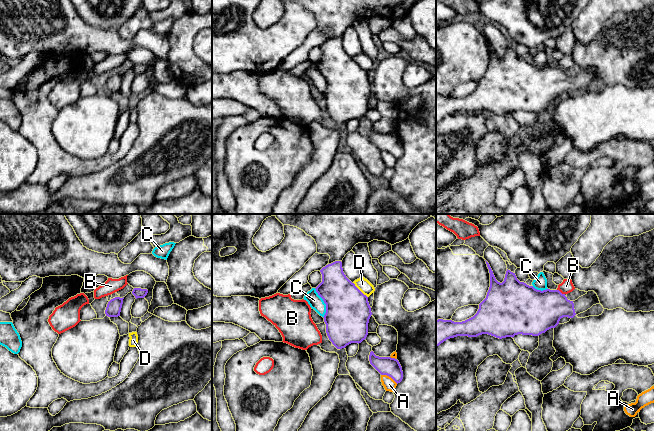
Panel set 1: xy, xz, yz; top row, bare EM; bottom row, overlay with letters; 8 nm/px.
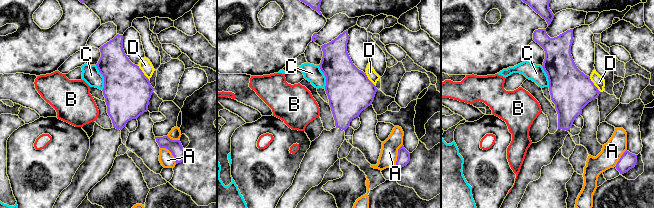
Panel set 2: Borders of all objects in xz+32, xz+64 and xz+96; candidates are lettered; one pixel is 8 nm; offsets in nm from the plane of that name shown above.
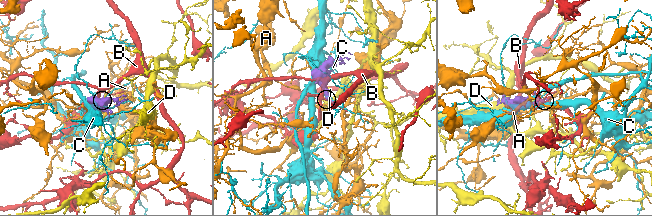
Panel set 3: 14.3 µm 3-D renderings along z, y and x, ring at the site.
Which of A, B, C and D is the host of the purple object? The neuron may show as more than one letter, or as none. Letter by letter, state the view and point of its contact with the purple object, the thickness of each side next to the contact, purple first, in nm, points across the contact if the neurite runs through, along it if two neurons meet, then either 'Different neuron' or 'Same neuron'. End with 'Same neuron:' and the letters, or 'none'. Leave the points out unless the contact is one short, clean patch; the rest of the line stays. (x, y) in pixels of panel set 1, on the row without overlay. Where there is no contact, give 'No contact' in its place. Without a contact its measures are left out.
A: Touches purple at xz (389, 152). Thickness 150 nm (purple) against 100 nm. Boundary: xz (381, 150), (390, 152), (397, 159). Different neuron
B: Touches purple at yz (560, 68). Thickness 340 nm (purple) against 100 nm. Different neuron
C: Touches purple at xz (324, 78). Thickness 360 nm (purple) against 110 nm. Different neuron
D: Touches purple at xz (359, 66). Thickness 360 nm (purple) against 100 nm. Different neuron
Same neuron: none

